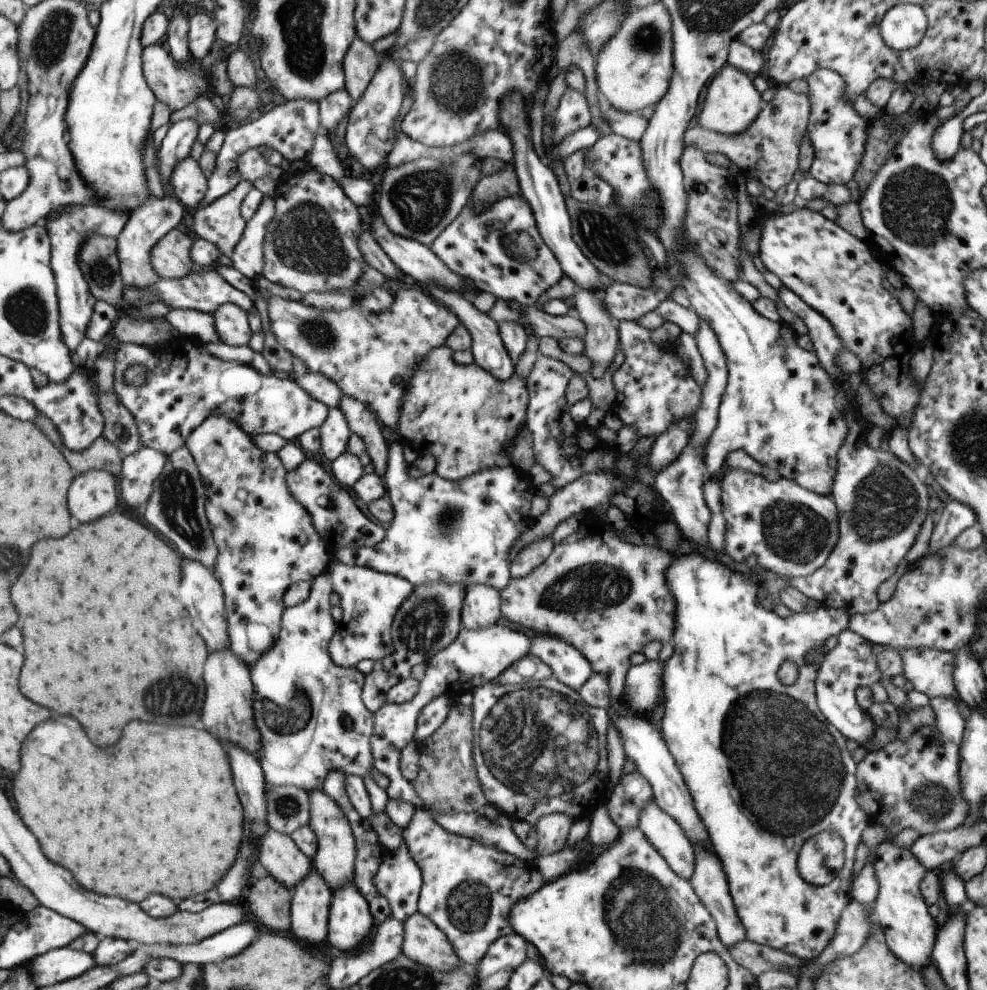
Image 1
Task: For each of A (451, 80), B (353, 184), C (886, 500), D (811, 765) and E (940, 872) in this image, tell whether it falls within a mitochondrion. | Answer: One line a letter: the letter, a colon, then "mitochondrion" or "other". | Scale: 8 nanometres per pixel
A: mitochondrion
B: other
C: mitochondrion
D: mitochondrion
E: other

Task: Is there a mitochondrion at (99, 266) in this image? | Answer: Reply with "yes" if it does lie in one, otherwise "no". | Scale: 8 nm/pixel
yes

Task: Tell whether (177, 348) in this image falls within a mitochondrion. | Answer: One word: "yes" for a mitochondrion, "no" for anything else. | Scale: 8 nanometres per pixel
no

